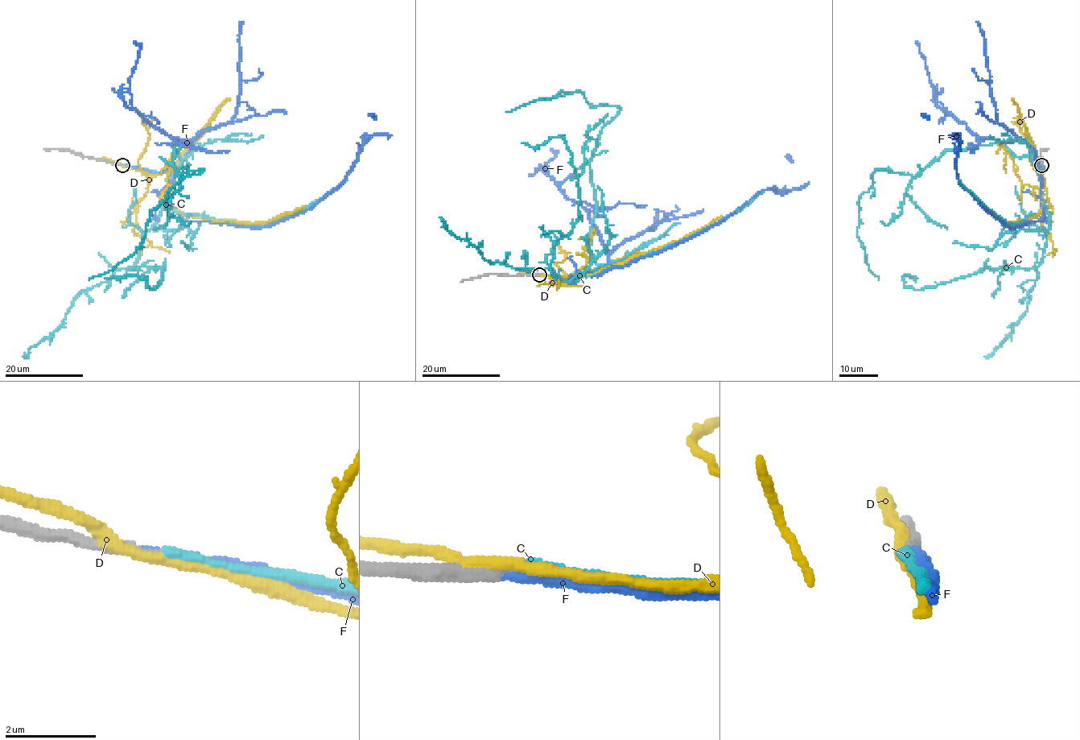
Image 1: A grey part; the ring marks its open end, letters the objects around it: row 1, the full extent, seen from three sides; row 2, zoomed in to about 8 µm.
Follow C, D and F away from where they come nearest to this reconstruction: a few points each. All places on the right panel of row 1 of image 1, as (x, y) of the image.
C: (1041, 165), (996, 143), (946, 151), (915, 175), (875, 171), (857, 237), (879, 279)
D: (1041, 165), (1042, 207), (1036, 215), (1008, 222), (983, 206)
F: (1041, 165), (1042, 171), (1037, 163), (1042, 217), (1007, 226), (959, 181), (956, 154), (960, 138), (921, 113)

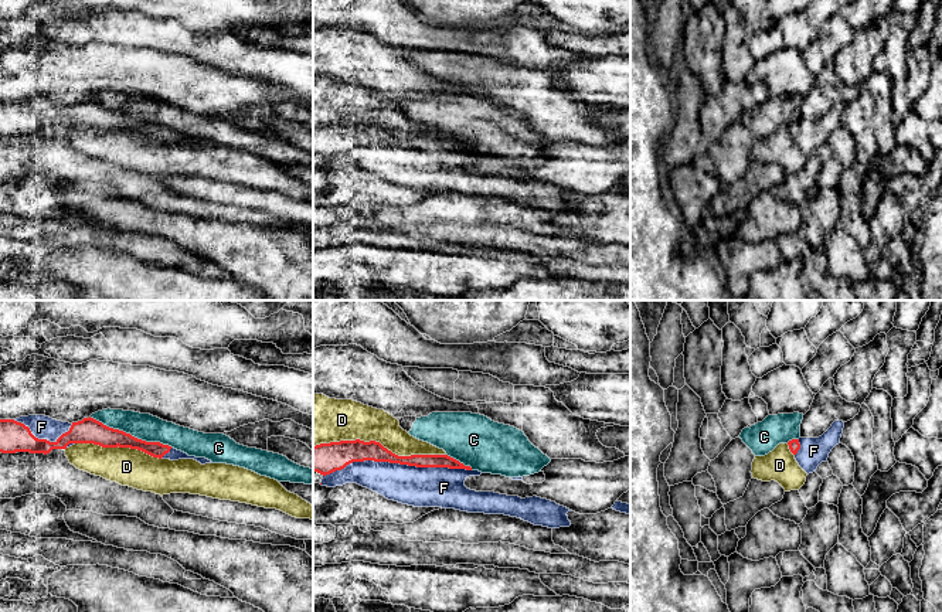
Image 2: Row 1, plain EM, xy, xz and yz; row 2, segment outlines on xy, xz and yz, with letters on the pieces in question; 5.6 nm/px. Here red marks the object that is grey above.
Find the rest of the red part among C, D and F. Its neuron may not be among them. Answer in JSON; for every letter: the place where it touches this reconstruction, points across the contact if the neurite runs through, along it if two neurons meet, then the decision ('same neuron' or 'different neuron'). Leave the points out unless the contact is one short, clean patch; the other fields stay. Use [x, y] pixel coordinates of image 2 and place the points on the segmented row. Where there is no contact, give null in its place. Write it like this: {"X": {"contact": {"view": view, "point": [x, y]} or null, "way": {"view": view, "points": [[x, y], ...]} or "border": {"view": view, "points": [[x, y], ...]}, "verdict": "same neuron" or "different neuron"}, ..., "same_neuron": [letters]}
{"C": {"contact": {"view": "xy", "point": [129, 434]}, "verdict": "different neuron"}, "D": {"contact": {"view": "xz", "point": [378, 442]}, "verdict": "different neuron"}, "F": {"contact": {"view": "xz", "point": [397, 462]}, "verdict": "same neuron"}, "same_neuron": ["F"]}

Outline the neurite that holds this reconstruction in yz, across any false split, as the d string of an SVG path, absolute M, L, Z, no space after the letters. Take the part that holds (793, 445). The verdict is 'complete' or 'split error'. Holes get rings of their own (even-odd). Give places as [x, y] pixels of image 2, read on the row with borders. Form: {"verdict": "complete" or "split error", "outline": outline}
{"verdict": "split error", "outline": "M834 421L819 438L799 438L788 442L799 466L809 475L816 472L822 462L826 462L832 449L840 443L844 422Z"}

